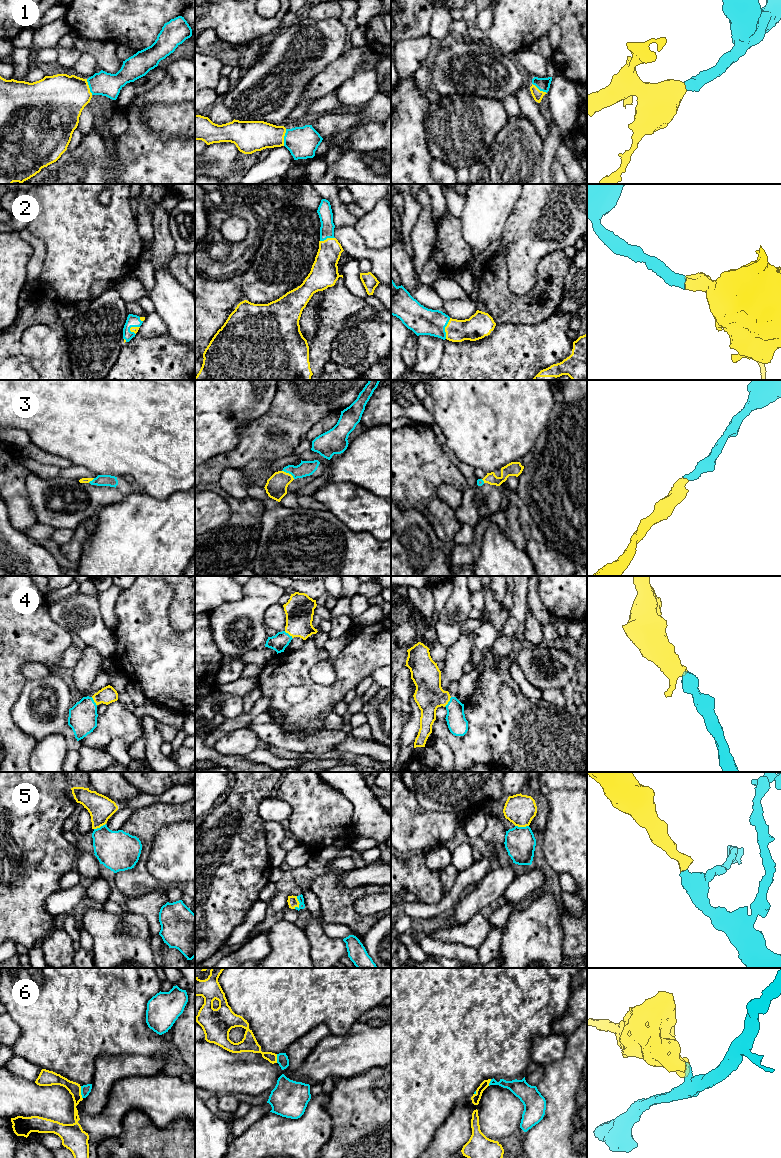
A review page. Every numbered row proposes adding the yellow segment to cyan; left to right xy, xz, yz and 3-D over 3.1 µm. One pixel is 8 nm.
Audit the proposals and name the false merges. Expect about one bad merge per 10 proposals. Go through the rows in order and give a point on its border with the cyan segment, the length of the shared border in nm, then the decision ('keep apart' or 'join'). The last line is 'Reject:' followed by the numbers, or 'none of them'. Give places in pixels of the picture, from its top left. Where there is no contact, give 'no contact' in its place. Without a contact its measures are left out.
1: xz (284, 137) | 140 nm | join
2: yz (444, 328) | 170 nm | join
3: xz (288, 472) | 120 nm | join
4: yz (448, 702) | 100 nm | join
5: xz (299, 902) | 110 nm | join
6: xy (81, 1092) | 110 nm | keep apart
Reject: 6

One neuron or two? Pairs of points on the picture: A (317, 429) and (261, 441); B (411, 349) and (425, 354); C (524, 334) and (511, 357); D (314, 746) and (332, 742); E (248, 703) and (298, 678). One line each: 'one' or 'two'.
A: two
B: two
C: one
D: one
E: two

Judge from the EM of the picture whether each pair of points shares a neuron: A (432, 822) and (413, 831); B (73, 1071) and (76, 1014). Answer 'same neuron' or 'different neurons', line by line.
A: same neuron
B: same neuron

